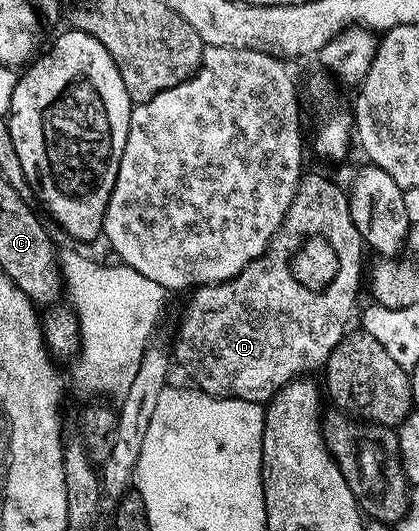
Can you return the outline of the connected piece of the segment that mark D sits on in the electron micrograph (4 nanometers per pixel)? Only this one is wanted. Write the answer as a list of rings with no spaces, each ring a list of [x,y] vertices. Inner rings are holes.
[[[303,175],[302,181],[298,184],[296,190],[296,198],[292,198],[292,206],[288,206],[288,214],[284,218],[282,228],[275,234],[270,243],[270,247],[266,249],[265,254],[260,258],[256,258],[248,266],[244,266],[244,270],[240,270],[240,274],[236,274],[230,280],[226,280],[223,284],[207,284],[205,288],[199,288],[193,293],[194,296],[190,300],[190,305],[186,308],[186,313],[182,316],[182,325],[178,328],[178,337],[174,340],[174,348],[172,347],[172,356],[178,364],[191,376],[193,387],[199,392],[207,392],[209,396],[219,396],[220,398],[236,398],[244,402],[256,402],[265,405],[275,396],[285,384],[290,381],[299,379],[303,374],[310,374],[313,368],[321,369],[325,365],[326,360],[332,354],[332,350],[347,335],[348,329],[351,327],[350,319],[355,319],[354,307],[358,304],[358,287],[364,284],[364,270],[362,274],[362,252],[364,253],[364,245],[362,243],[362,235],[360,230],[356,230],[356,226],[352,222],[352,214],[350,213],[350,197],[338,184],[333,184],[326,176],[310,176]],[[311,236],[322,236],[323,239],[330,243],[332,254],[336,254],[336,262],[338,269],[334,271],[334,277],[326,283],[325,288],[315,290],[304,286],[294,277],[294,272],[290,268],[290,261],[295,252],[302,246],[303,240]]]

